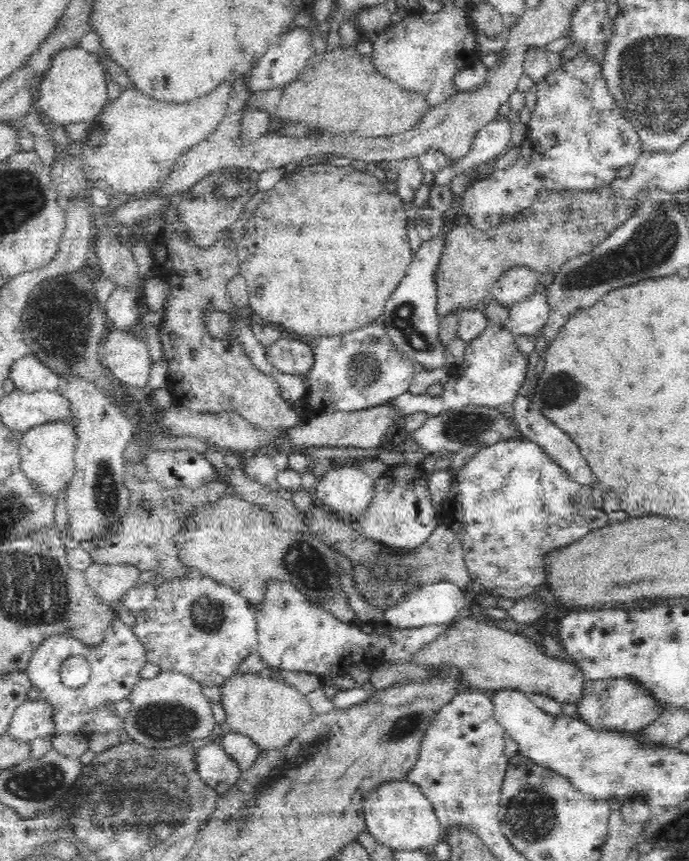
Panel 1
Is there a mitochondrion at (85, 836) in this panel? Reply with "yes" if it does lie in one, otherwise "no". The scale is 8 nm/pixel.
yes

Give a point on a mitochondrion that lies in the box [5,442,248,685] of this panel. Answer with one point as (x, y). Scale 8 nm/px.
(105, 487)

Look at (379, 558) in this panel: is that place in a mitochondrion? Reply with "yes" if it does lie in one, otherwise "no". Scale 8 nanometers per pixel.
yes

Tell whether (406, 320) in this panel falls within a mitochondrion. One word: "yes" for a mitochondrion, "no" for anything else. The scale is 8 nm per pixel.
yes

